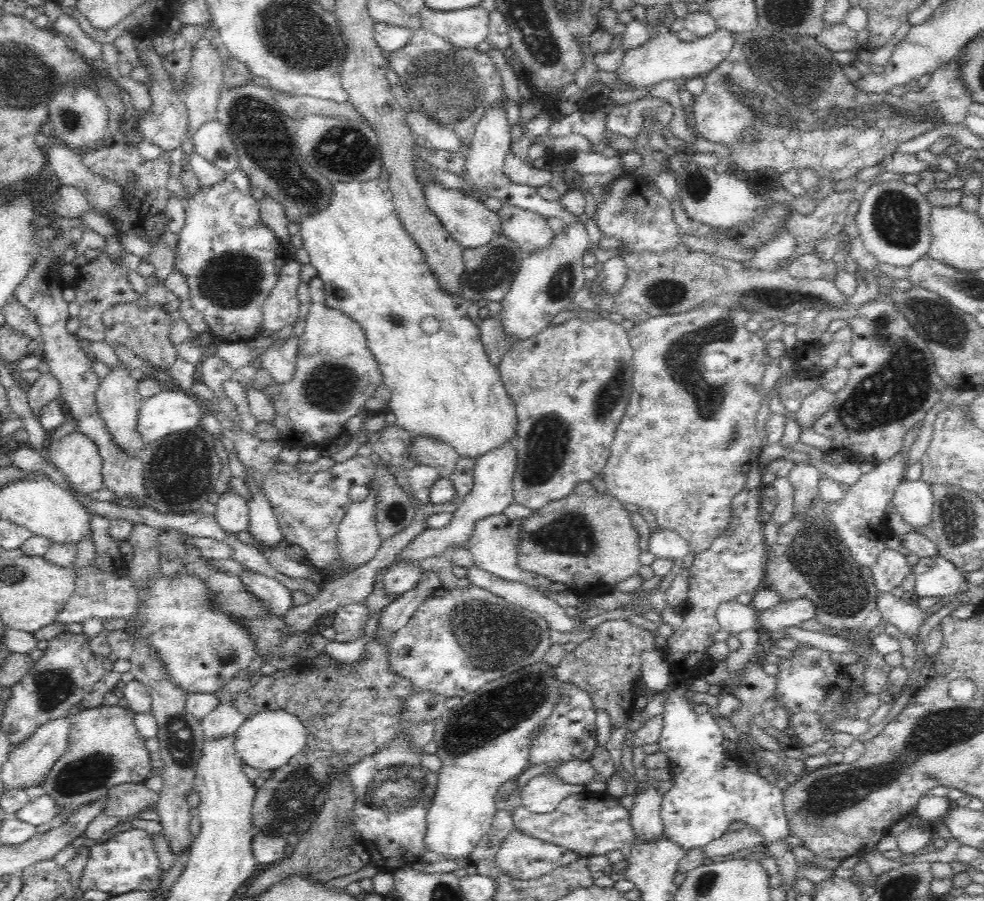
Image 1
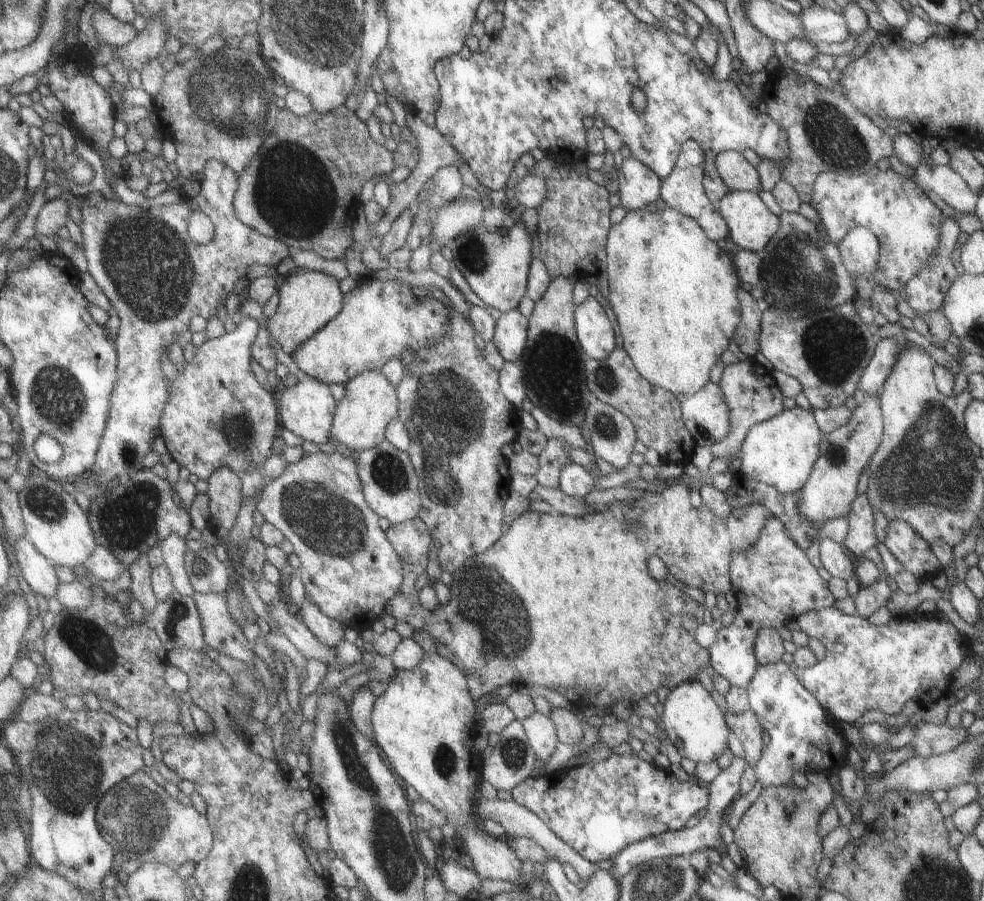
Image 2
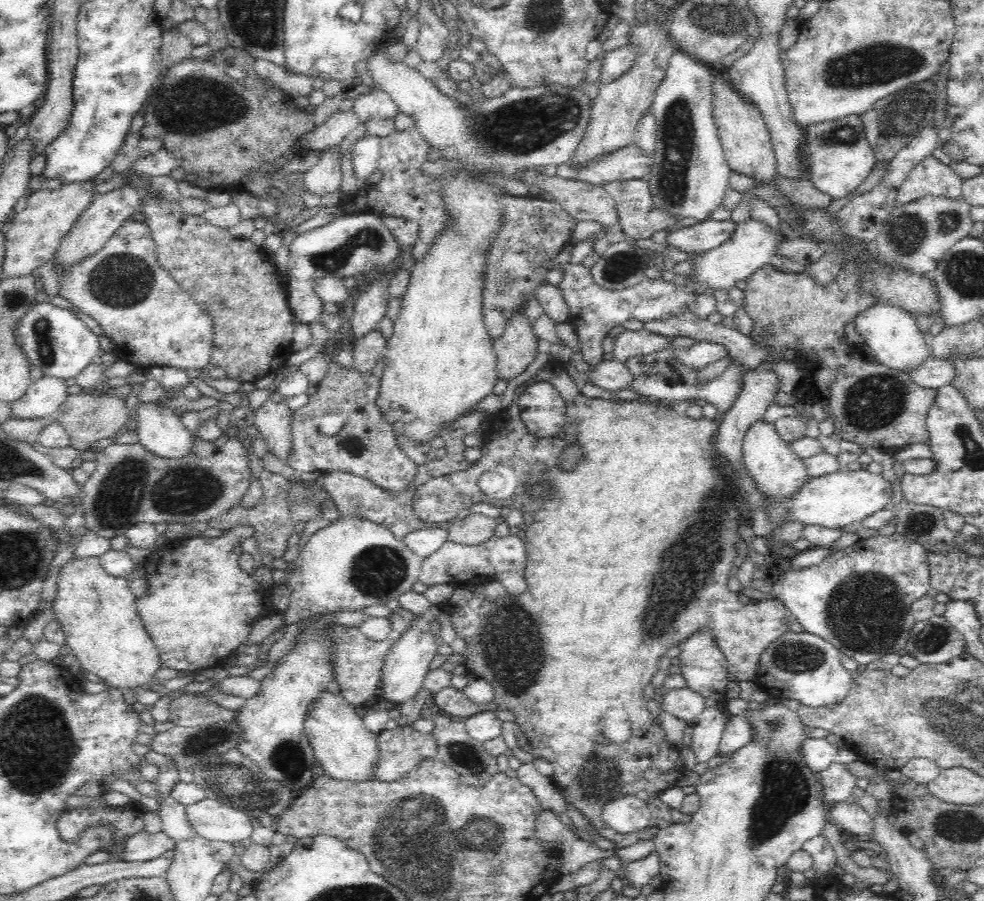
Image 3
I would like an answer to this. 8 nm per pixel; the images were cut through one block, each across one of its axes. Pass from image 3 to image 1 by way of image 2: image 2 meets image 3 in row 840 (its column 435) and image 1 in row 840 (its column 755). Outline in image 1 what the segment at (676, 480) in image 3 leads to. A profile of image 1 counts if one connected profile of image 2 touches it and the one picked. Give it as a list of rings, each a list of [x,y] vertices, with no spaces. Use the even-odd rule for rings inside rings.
[[[512,830],[495,854],[498,870],[514,880],[534,880],[571,863],[577,854]]]

